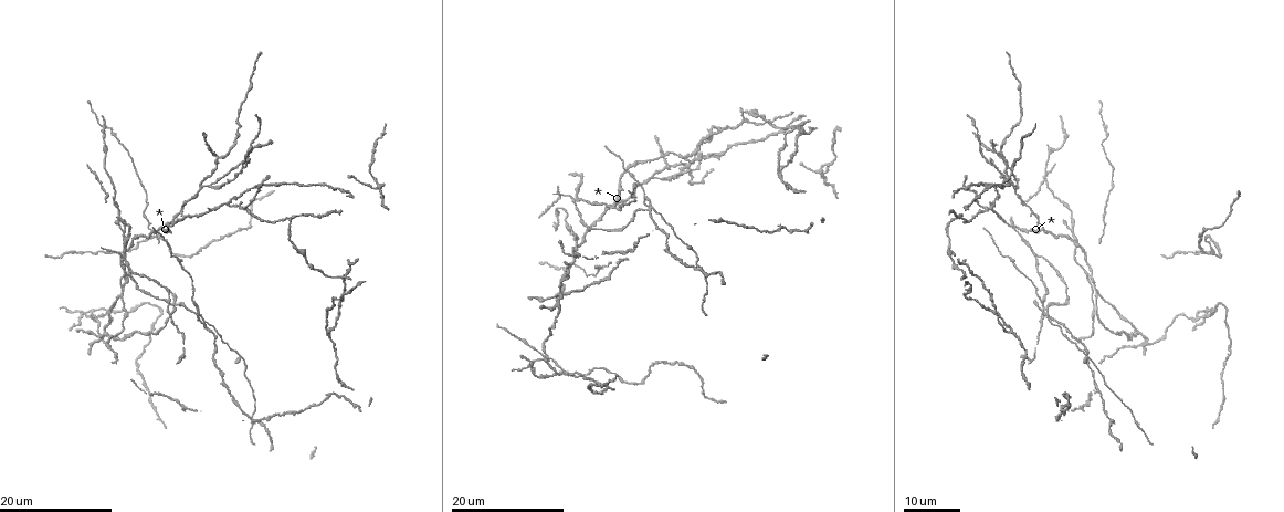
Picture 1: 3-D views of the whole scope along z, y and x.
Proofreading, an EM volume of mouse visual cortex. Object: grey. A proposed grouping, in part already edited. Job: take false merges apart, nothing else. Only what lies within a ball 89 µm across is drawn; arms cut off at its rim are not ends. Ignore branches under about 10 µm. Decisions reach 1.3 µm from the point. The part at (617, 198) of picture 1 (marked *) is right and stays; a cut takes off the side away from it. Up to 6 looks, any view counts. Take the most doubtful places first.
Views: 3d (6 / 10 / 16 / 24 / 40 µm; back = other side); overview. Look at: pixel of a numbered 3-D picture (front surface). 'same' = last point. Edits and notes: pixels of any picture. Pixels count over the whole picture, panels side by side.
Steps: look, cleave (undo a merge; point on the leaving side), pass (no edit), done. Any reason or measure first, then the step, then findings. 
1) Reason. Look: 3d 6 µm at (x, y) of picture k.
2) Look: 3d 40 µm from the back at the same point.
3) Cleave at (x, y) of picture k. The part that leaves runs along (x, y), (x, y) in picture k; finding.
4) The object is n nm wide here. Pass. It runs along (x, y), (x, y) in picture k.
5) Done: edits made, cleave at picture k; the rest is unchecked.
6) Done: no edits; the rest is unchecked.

Look: 3d 24 µm at (651, 211) of picture 1.

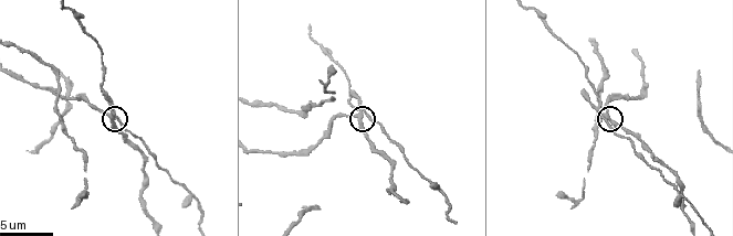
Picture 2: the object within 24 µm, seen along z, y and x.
Zoom in. Look: 3d 6 µm at (608, 118) of picture 2.

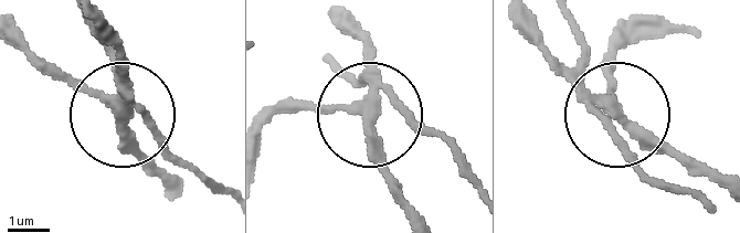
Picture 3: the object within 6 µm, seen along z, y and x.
The side arm is 36 µm long. Cleave at (154, 133) of picture 3. The part that leaves runs along (119, 91), (221, 189) in picture 3; a second neuron is stuck on.

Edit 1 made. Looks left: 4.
Thin arm on a thick one. Look: 3d 16 µm at (122, 289) of picture 1.

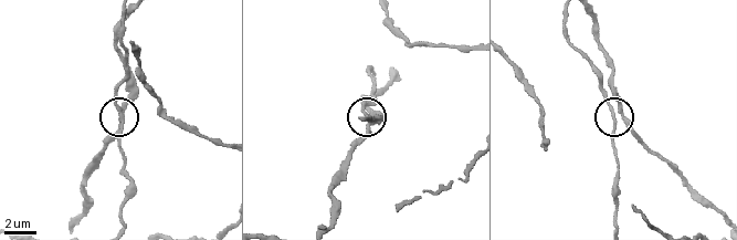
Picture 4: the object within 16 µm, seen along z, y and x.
Look: 3d 10 µm at (623, 117) of picture 4.

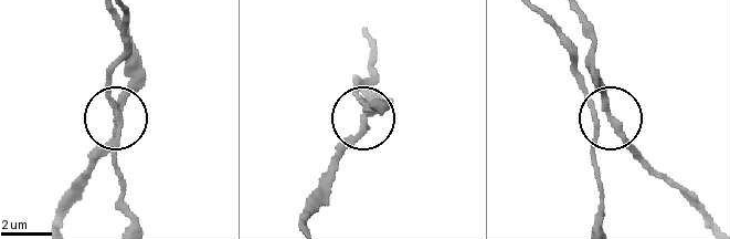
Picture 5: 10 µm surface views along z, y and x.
From behind. Look: 3d 10 µm from the back at (609, 116) of picture 5.

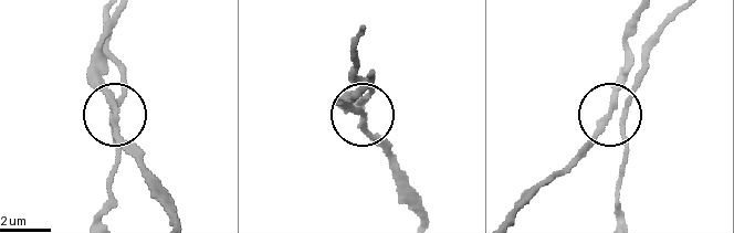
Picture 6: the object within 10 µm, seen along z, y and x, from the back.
Pass. It runs along (643, 9), (625, 46), (616, 109), (625, 171) in picture 6; continuous, no second neuron.

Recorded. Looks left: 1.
Done: edits made, cleave at picture 3; the rest is unchecked.

